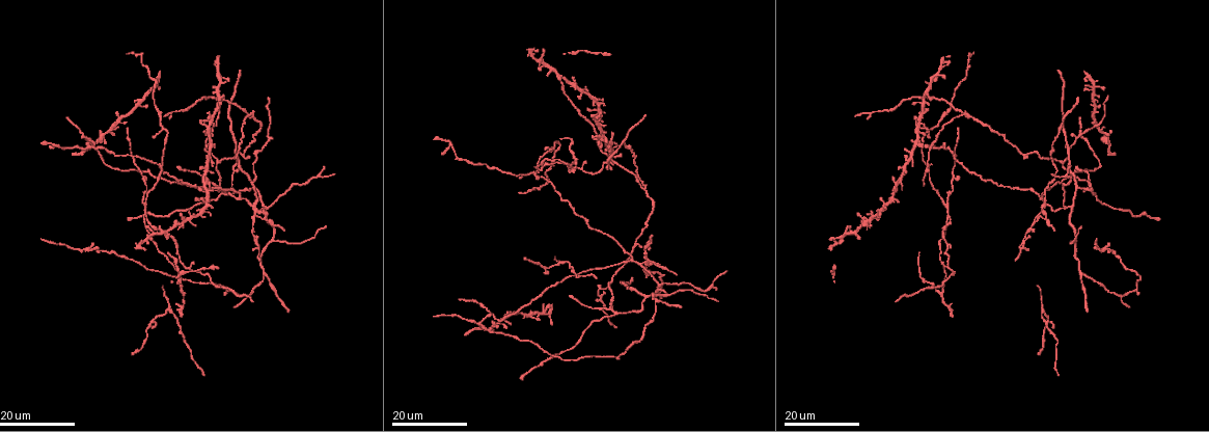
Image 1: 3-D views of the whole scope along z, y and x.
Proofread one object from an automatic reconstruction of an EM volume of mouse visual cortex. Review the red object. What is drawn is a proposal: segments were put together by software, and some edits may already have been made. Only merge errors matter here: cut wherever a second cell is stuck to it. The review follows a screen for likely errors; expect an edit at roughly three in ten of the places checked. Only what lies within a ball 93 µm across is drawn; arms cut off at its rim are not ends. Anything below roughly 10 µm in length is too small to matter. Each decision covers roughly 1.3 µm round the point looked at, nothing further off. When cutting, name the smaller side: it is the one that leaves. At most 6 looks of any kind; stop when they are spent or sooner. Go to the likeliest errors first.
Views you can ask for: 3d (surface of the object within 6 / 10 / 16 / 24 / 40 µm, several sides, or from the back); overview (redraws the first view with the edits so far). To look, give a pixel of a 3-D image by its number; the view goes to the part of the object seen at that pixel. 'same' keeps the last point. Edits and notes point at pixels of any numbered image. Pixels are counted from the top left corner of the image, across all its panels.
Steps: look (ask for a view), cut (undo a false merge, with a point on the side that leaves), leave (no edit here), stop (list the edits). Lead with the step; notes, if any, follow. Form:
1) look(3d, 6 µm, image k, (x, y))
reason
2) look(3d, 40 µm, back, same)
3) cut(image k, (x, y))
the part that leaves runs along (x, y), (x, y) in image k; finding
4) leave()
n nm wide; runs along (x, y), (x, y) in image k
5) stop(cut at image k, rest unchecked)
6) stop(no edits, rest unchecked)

look(3d, 24 µm, image 1, (247, 203))
three arms meet

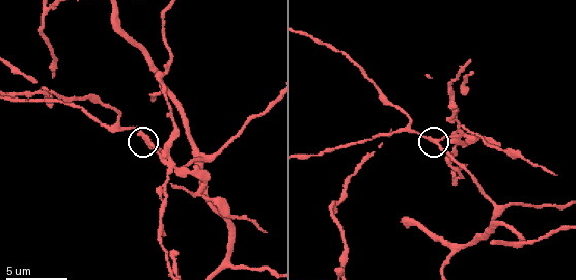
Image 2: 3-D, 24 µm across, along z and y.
look(3d, 10 µm, image 2, (148, 141))
zoom in

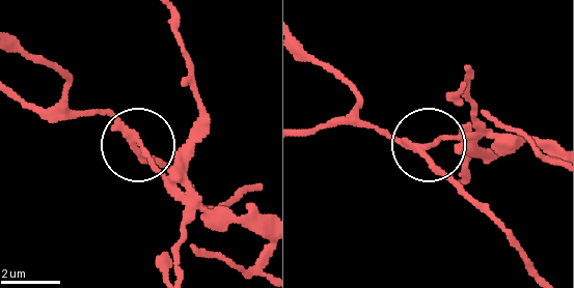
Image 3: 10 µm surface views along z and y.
cut(image 3, (153, 170))
3 arms; a second cell is stuck on

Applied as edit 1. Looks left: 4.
look(3d, 24 µm, image 1, (134, 158))

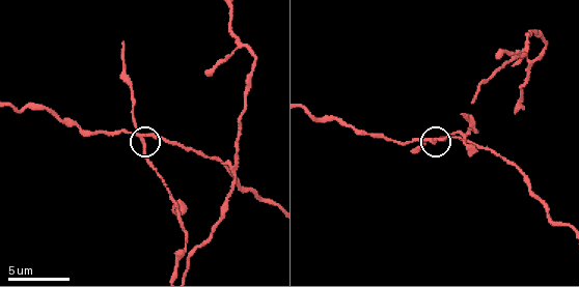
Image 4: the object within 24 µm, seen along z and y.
look(3d, 10 µm, image 4, (430, 139))
closer look

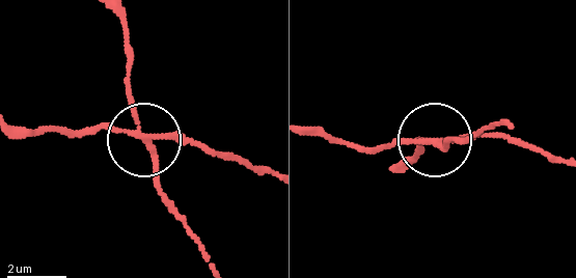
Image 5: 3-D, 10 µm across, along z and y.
cut(image 5, (132, 96))
4 arms; the part that leaves runs along (145, 138), (162, 202), (207, 262) in image 5; two cells meet here

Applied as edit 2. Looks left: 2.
stop(cut at image 3, cut at image 5, rest unchecked)

